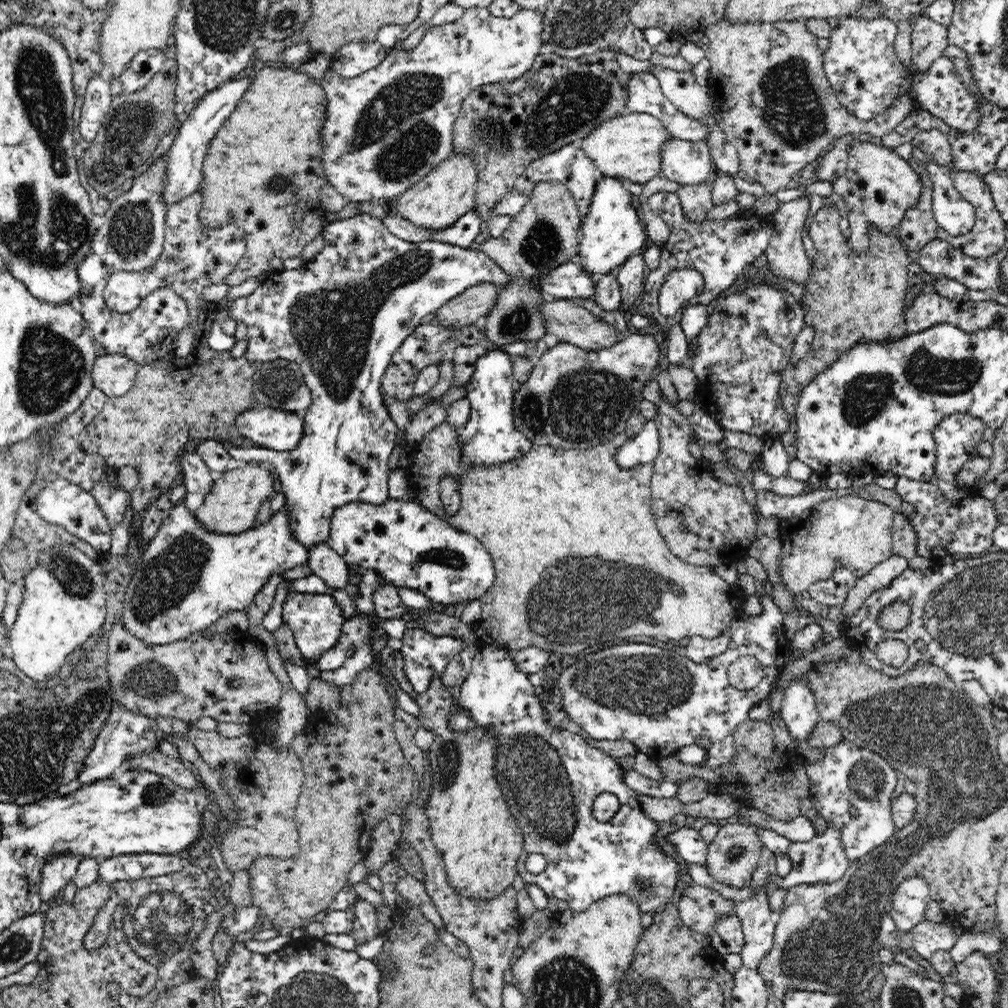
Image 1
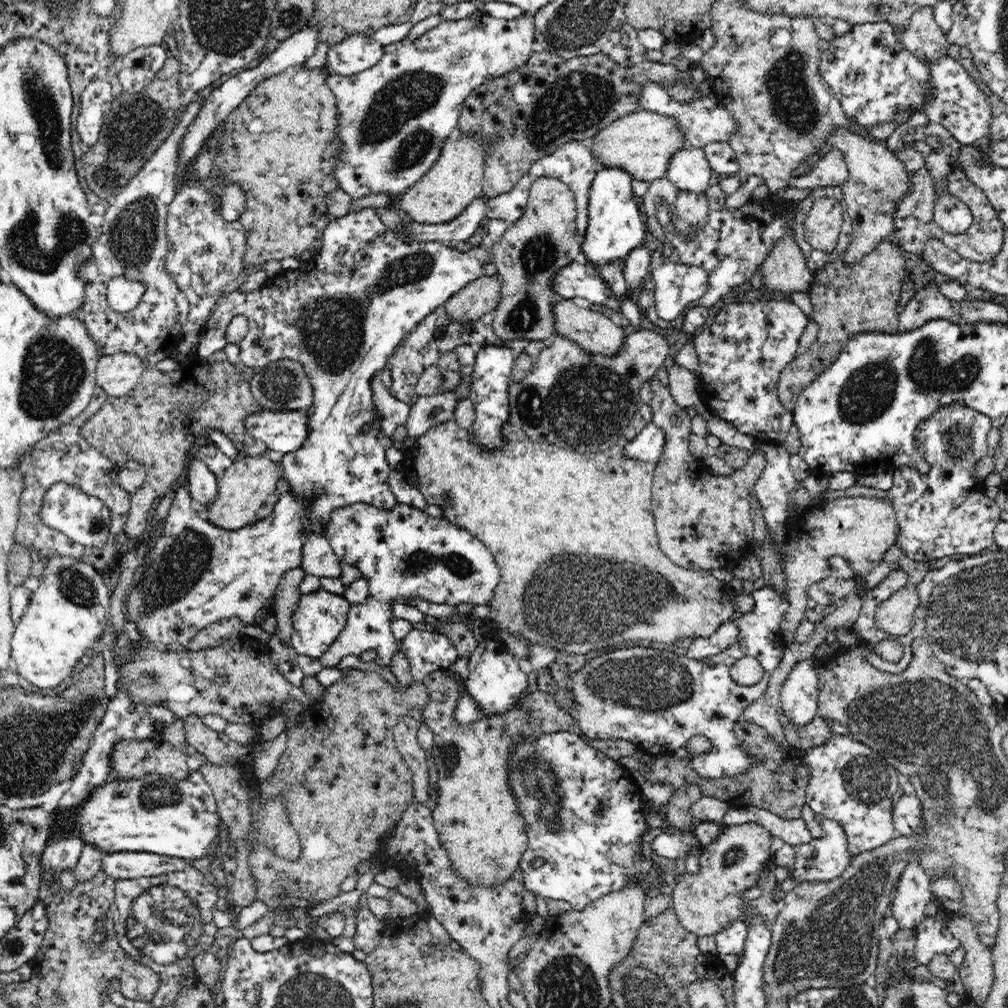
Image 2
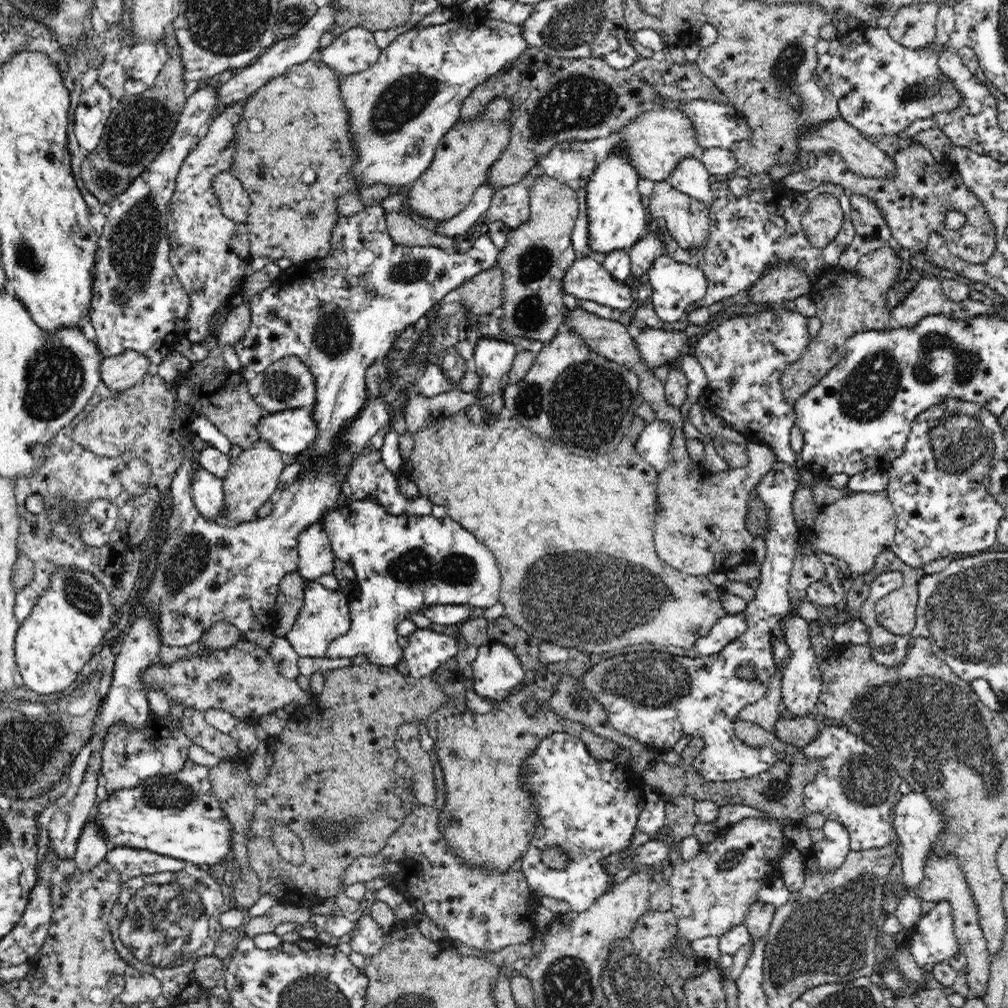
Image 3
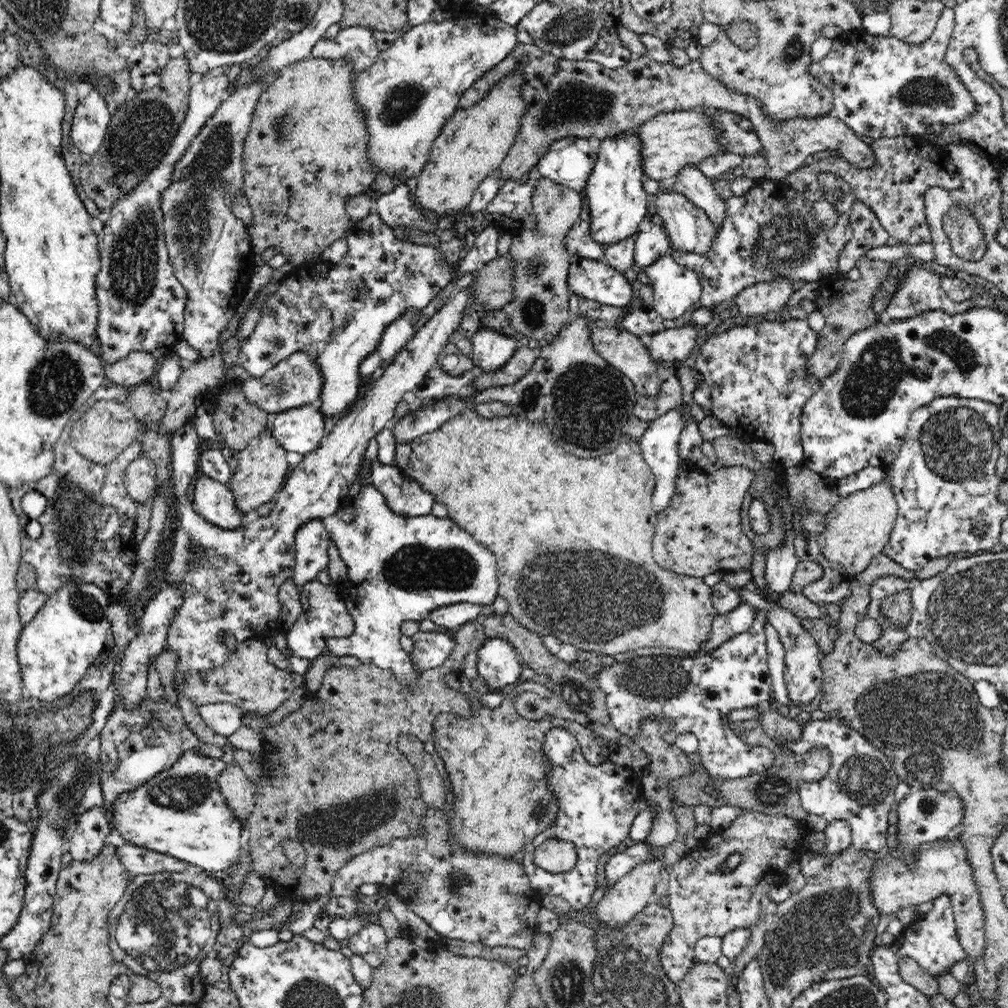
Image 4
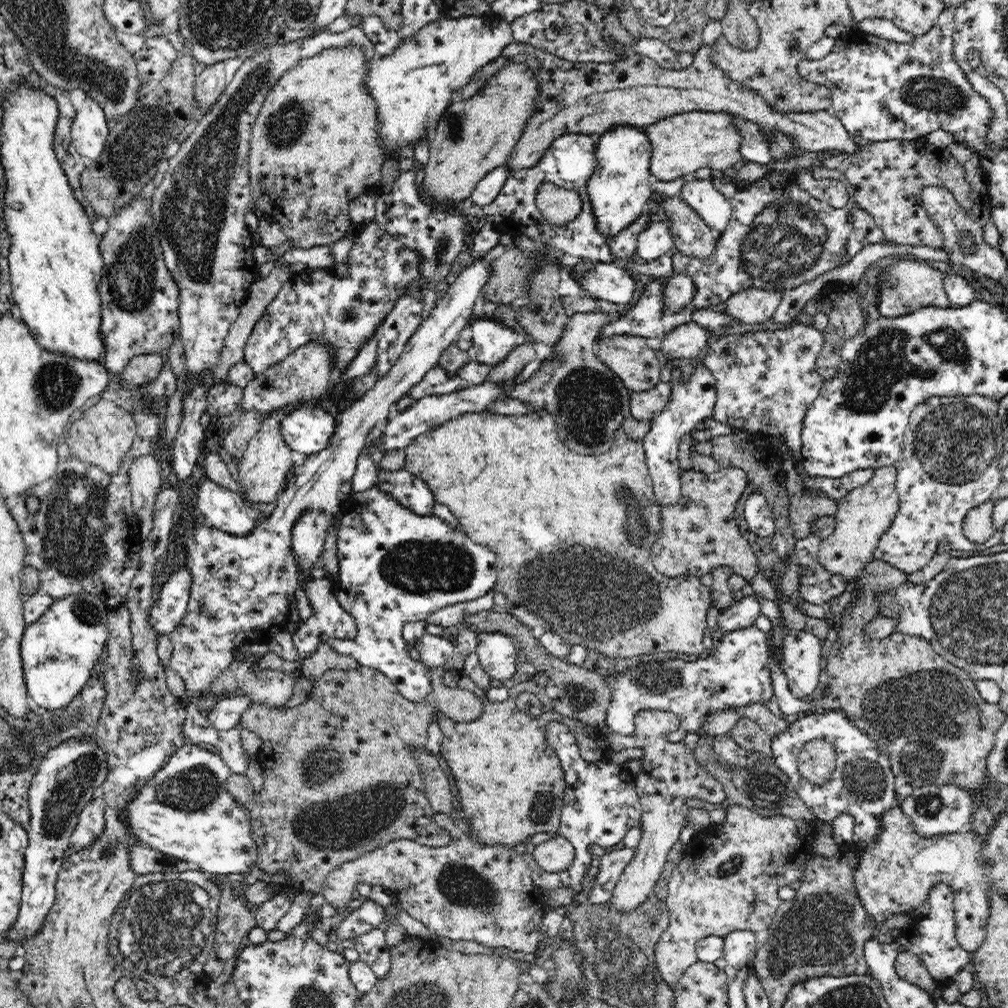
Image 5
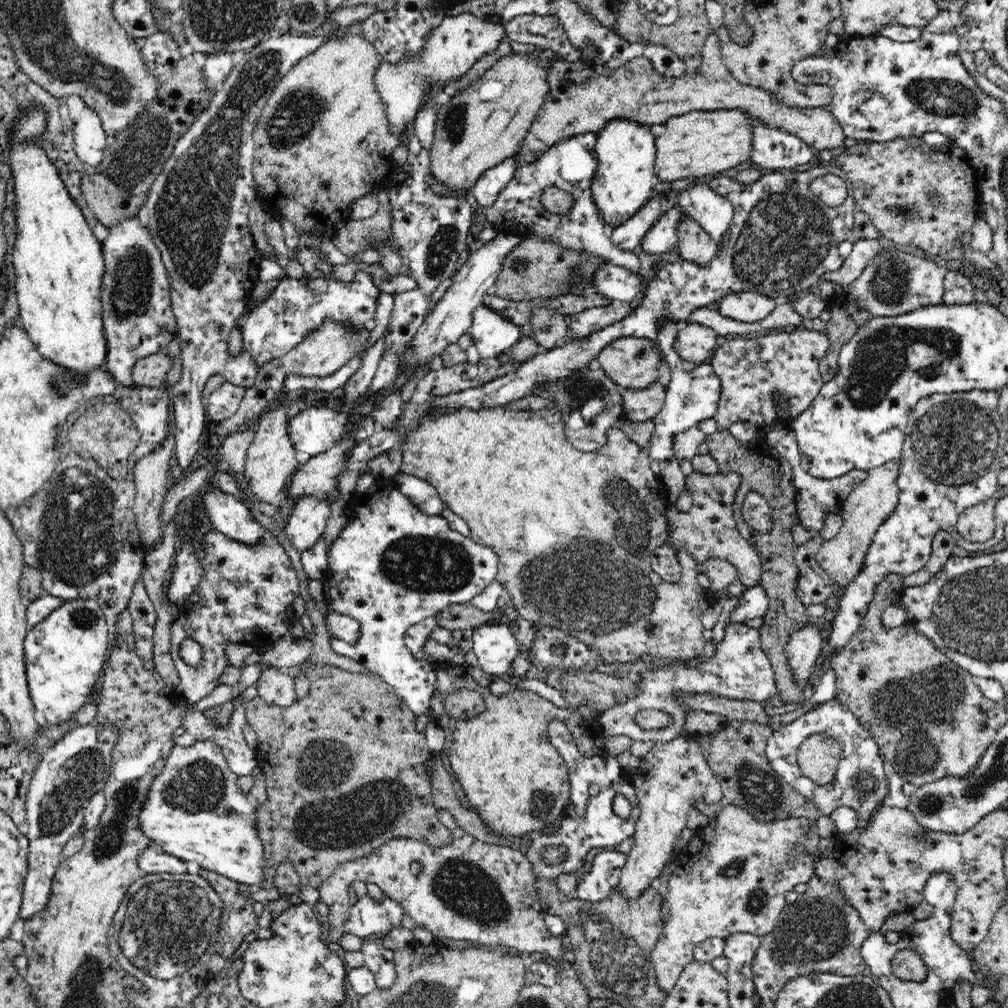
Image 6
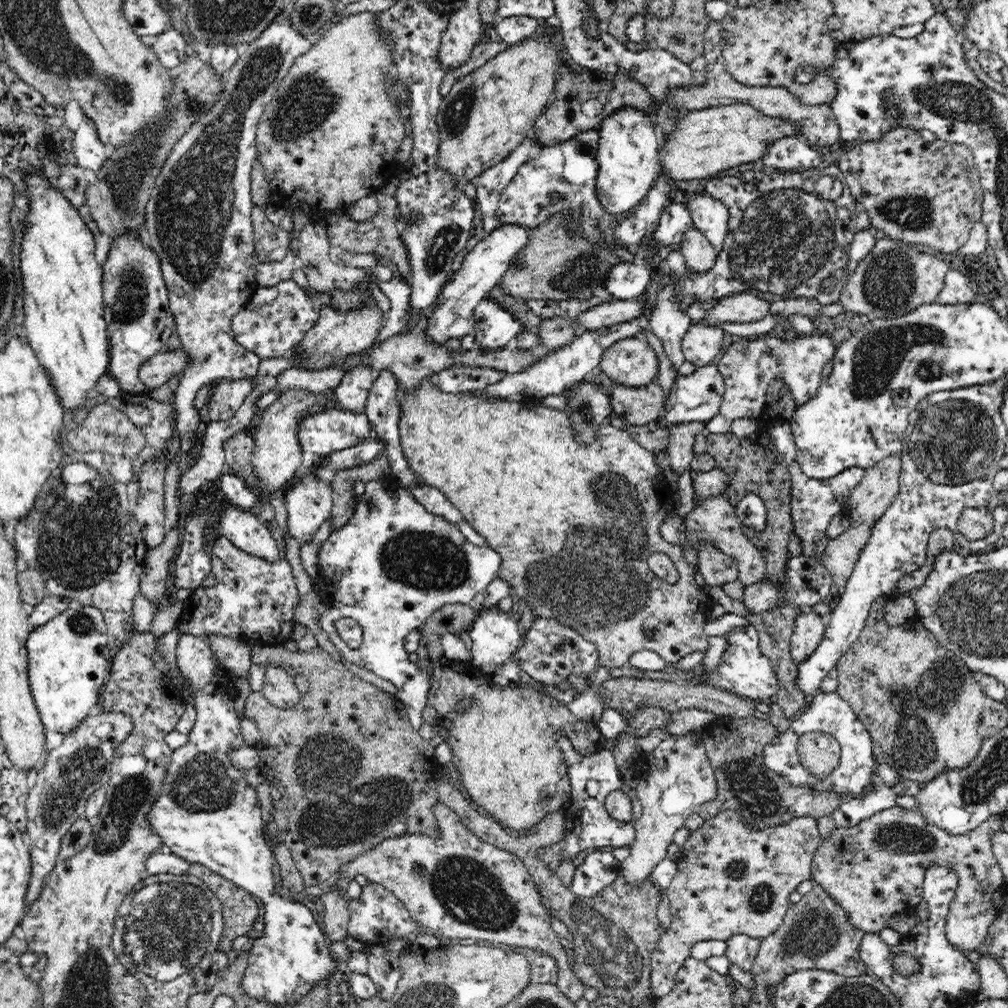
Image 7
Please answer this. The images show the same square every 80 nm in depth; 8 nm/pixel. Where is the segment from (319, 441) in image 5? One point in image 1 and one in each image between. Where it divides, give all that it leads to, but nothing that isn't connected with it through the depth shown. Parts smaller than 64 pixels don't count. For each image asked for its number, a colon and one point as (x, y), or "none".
1: (279, 430)
2: (284, 431)
3: (290, 432)
4: (302, 429)

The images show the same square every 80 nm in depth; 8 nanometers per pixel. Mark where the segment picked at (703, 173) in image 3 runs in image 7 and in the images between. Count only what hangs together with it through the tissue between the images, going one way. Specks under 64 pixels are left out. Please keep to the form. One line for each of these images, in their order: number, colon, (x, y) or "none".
4: (694, 185)
5: (715, 209)
6: (714, 212)
7: (710, 216)

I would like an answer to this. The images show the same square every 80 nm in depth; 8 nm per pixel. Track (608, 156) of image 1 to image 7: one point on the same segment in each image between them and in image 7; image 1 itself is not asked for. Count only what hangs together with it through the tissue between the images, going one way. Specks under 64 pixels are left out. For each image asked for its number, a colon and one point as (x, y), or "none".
2: (642, 143)
3: (656, 142)
4: (670, 142)
5: (682, 144)
6: (700, 143)
7: (706, 142)

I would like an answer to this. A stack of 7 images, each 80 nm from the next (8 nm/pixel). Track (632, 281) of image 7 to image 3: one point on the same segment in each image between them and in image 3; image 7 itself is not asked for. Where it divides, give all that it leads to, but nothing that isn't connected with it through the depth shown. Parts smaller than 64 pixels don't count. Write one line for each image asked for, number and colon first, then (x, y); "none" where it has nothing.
3: (587, 279)
4: (596, 280)
5: (603, 281)
6: (614, 282)

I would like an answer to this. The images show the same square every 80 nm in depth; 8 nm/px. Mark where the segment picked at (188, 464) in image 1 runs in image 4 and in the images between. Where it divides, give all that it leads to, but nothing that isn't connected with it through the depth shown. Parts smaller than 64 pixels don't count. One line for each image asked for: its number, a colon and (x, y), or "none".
2: (202, 483)
3: (208, 496)
4: (213, 500)

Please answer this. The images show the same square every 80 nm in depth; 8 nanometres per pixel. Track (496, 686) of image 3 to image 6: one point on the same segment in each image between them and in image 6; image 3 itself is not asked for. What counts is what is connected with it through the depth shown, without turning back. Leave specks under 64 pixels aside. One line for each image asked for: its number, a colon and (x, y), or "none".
4: (499, 665)
5: (498, 655)
6: (495, 646)

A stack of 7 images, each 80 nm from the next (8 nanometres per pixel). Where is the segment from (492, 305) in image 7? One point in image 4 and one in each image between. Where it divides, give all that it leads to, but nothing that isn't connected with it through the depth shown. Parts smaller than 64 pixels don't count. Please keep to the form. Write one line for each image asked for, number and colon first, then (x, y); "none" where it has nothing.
4: (491, 350)
5: (492, 340)
6: (492, 333)

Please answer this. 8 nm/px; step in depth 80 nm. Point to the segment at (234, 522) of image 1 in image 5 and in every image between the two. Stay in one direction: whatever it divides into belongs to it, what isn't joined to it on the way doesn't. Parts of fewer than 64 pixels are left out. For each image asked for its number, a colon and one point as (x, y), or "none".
2: (243, 488)
3: (253, 477)
4: (262, 470)
5: (265, 466)

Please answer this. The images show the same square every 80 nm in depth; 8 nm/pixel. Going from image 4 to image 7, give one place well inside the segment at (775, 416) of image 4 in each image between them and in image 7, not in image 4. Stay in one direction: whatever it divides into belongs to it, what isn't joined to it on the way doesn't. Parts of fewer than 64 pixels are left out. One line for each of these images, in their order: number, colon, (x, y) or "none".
5: (765, 380)
6: (752, 369)
7: (748, 366)

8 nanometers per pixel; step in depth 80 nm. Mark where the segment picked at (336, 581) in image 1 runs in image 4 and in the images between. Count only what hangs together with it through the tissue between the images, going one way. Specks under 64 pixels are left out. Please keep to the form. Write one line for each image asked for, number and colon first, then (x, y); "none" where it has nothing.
2: (318, 559)
3: (316, 557)
4: (312, 540)

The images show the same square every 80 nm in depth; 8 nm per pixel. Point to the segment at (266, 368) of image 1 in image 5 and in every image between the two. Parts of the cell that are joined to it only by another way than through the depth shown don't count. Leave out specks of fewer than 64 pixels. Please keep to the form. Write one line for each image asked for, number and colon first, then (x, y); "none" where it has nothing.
2: (282, 385)
3: (287, 383)
4: (296, 381)
5: (306, 373)

